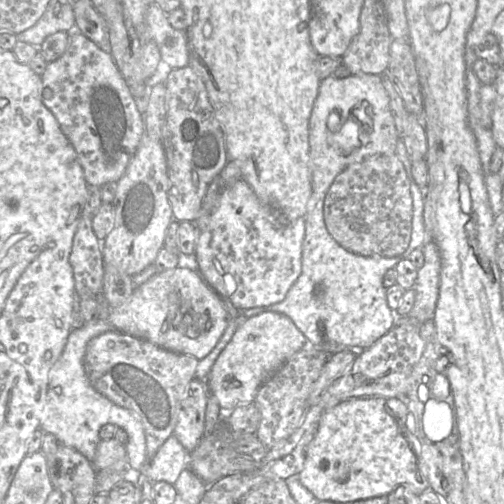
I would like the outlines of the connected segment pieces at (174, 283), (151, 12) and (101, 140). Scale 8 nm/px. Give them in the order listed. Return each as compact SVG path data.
M183 263L135 287L124 303L111 307L107 320L122 333L201 360L213 350L224 333L228 314L221 297L205 282L197 269Z
M154 2L147 10L145 24L147 36L157 44L162 62L172 69L189 66L187 32L173 28L167 14Z
M77 30L73 32L67 32L70 34L69 43L64 54L55 61L48 63L46 70L40 76L40 88L41 88L41 101L44 106L49 110L49 112L56 119L58 125L60 126L64 136L71 144L80 168L82 169L83 177L87 185L94 185L101 187L107 182L117 182L117 180L125 173L132 157L138 149L141 139L144 134L144 121L142 115L142 109L138 105L138 100L136 100L130 92L122 74L120 73L115 61L113 60L111 54L105 49L99 47L93 41L88 39Z

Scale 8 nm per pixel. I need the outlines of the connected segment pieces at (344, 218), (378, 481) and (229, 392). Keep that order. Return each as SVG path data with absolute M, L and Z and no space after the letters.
M374 155L337 175L324 202L324 221L333 239L362 256L401 256L412 233L413 199L403 163L394 155Z
M380 396L350 398L322 414L315 436L307 449L298 479L318 501L353 502L387 496L398 486L408 487L420 495L430 488L419 469L417 460L418 449L426 449L427 445L427 436L423 429L420 424L415 425L415 419L411 419L408 405L399 398Z
M267 311L246 318L238 326L205 379L208 391L216 397L220 409L225 412L241 404L254 402L261 386L307 344L305 336L284 314Z

